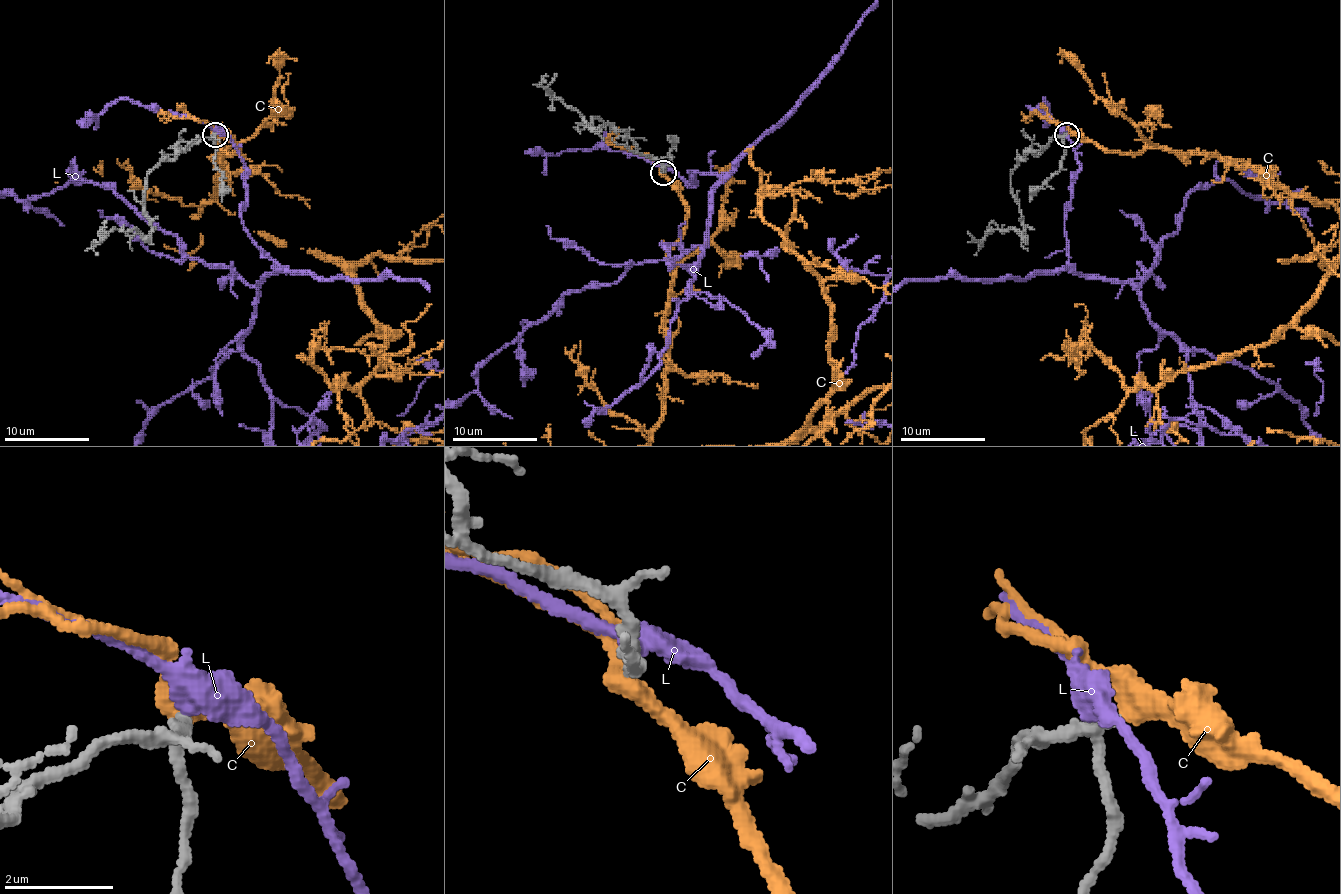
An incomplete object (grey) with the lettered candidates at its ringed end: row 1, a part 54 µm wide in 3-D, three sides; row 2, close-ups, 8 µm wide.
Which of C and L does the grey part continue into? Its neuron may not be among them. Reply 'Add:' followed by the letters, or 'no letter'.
Add: C

